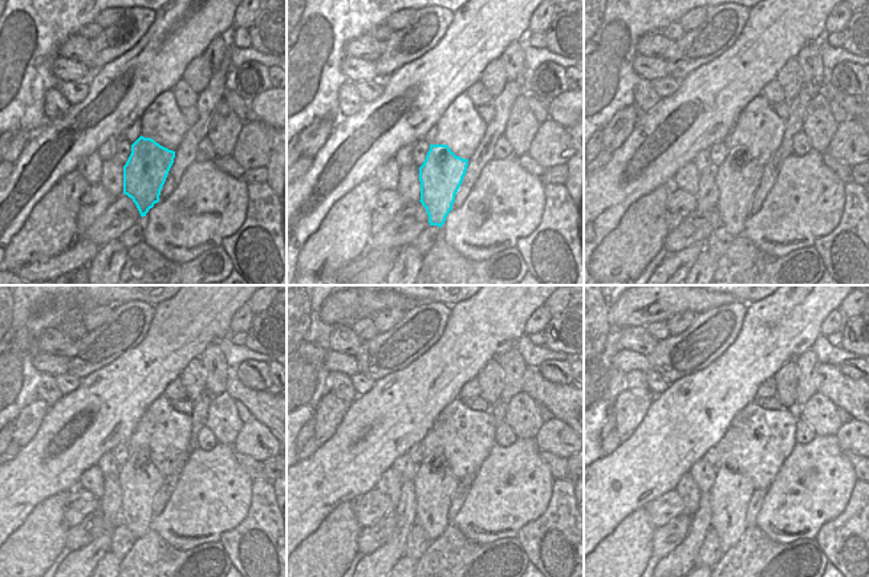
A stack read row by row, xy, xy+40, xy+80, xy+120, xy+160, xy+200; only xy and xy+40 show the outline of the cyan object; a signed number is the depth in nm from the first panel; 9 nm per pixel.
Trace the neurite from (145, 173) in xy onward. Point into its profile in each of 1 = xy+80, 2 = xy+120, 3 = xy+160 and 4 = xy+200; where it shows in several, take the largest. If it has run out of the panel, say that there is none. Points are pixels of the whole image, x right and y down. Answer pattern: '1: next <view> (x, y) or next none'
1: next xy+80 (738, 178)
2: next xy+120 (139, 480)
3: next xy+160 (434, 488)
4: next xy+200 (731, 491)

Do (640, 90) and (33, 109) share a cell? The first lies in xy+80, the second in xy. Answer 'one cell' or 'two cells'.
two cells

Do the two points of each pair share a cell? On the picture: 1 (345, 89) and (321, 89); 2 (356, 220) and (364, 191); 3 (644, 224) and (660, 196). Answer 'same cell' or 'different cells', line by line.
1: different cells
2: same cell
3: same cell

